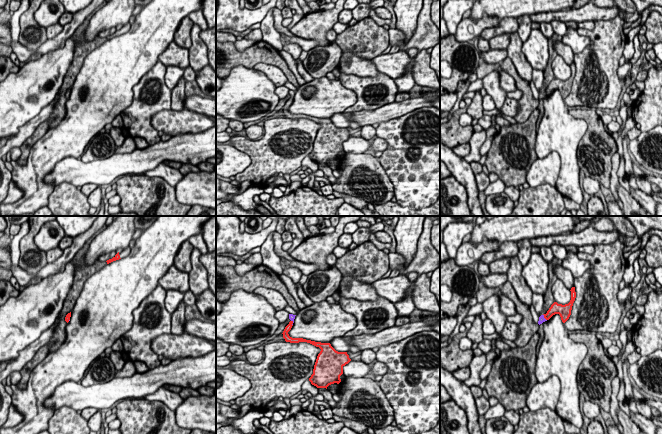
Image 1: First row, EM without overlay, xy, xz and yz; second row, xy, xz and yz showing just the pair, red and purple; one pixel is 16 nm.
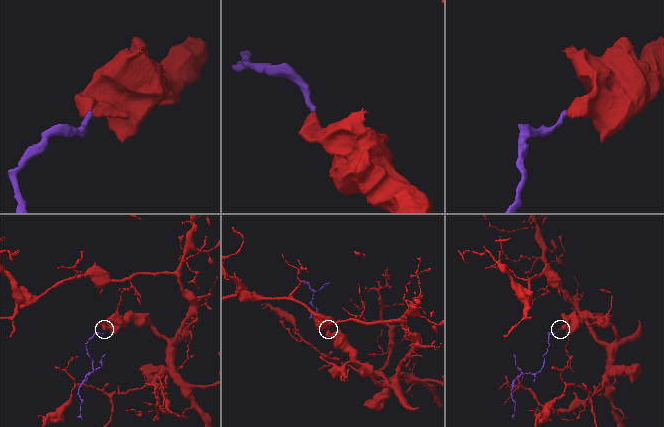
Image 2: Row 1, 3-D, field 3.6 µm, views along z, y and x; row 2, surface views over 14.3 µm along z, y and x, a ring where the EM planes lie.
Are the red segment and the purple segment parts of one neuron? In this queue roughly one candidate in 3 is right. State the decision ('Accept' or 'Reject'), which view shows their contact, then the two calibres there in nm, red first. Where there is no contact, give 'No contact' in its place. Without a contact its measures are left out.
Accept. Touches red in yz. Thickness 170 nm (red) against 100 nm

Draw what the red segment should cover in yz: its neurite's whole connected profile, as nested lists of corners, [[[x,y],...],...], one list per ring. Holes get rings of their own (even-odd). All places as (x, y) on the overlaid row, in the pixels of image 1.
[[[572,287],[570,291],[571,291],[570,302],[565,305],[558,304],[557,302],[554,302],[551,305],[551,307],[549,308],[549,310],[547,311],[547,313],[543,314],[539,317],[539,321],[538,321],[539,325],[542,324],[543,322],[549,320],[555,314],[560,315],[563,323],[565,323],[569,319],[569,317],[571,315],[572,306],[575,301],[575,298],[576,298],[575,287]]]

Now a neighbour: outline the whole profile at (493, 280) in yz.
[[[492,273],[480,277],[481,286],[495,288],[501,287],[507,281],[507,274]]]

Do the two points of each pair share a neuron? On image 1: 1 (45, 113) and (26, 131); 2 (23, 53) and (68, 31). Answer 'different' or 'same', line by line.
1: same
2: same

